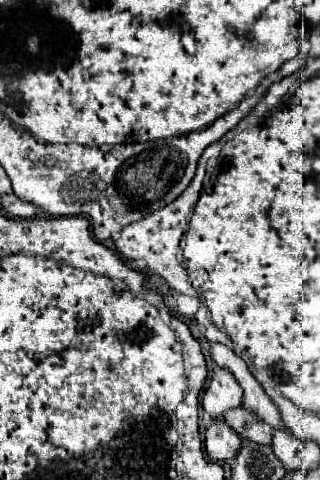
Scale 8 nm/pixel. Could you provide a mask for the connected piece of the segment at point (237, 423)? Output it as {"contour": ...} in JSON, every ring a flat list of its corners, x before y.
{"contour":[[244,405,228,409,226,411,226,423,230,423,230,427,234,431,238,431,238,435,242,439,250,439,250,441,264,443,264,445,272,443,274,429,268,423,264,423,254,411,246,409]]}

